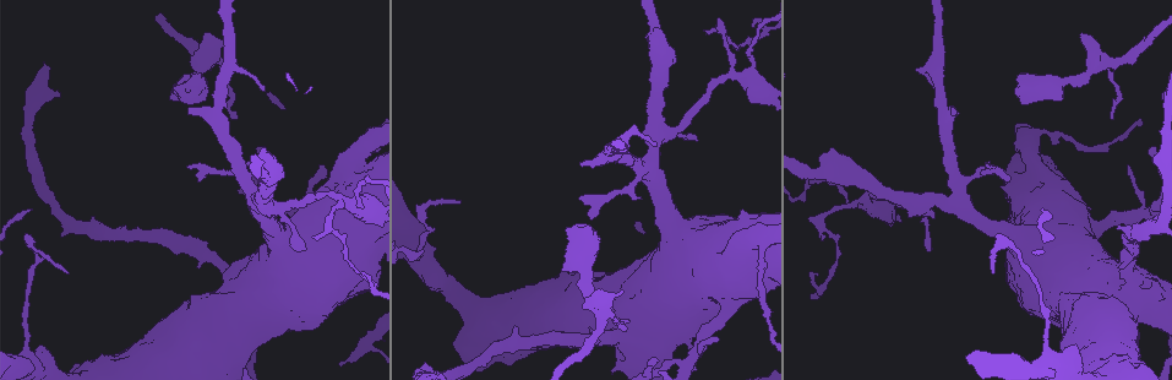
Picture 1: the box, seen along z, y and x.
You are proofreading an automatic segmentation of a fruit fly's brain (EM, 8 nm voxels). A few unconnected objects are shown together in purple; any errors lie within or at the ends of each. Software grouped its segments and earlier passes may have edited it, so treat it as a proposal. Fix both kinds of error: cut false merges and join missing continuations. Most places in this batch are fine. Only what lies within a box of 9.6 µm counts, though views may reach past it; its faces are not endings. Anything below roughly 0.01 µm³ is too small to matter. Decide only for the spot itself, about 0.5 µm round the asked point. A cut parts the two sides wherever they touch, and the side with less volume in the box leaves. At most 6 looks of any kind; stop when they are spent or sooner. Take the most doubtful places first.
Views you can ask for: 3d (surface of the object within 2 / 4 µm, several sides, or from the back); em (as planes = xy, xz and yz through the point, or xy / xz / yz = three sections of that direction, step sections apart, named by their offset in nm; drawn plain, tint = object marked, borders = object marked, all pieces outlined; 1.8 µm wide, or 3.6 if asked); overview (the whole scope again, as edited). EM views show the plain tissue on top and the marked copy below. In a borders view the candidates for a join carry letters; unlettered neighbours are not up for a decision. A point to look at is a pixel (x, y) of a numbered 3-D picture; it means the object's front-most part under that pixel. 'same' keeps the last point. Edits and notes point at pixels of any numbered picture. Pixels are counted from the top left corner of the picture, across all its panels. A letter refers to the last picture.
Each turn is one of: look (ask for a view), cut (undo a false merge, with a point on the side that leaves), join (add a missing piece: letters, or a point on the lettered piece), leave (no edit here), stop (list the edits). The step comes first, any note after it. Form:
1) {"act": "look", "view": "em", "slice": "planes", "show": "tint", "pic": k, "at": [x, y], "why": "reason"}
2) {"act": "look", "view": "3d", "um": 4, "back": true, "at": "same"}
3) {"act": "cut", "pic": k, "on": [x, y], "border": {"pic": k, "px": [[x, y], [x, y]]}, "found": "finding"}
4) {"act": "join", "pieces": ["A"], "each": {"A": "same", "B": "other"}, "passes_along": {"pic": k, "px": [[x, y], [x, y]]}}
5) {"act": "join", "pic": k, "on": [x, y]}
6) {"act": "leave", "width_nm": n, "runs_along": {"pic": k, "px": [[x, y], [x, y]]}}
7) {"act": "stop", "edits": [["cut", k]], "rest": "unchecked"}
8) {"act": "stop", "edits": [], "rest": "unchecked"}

{"act": "look", "view": "em", "slice": "xz", "step": 4, "show": "tint", "pic": 1, "at": [339, 200], "why": "four or more arms meet"}

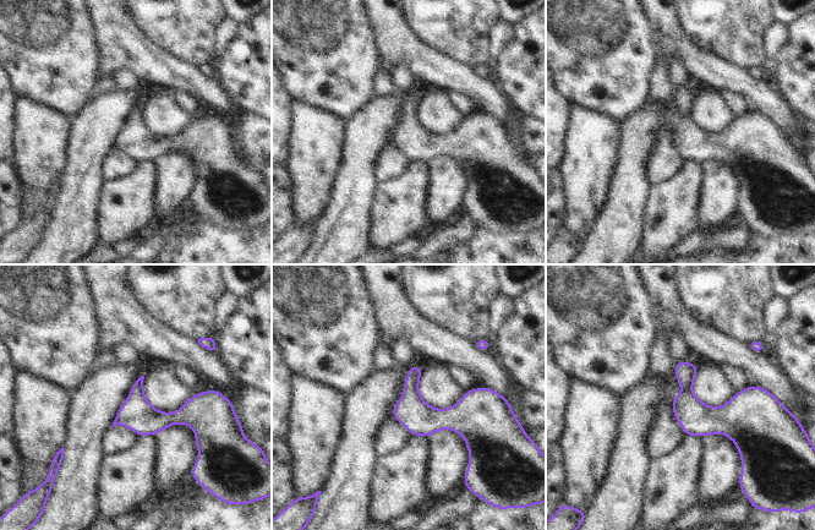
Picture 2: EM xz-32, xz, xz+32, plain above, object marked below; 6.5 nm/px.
{"act": "look", "view": "em", "slice": "planes", "show": "borders", "at": "same"}

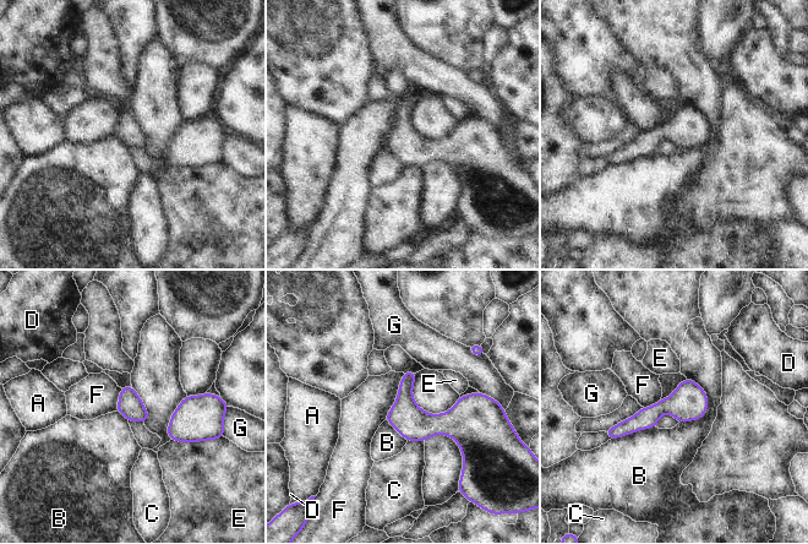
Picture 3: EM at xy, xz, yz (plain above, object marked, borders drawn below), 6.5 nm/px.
{"act": "leave", "each": {"A": "other", "B": "other", "C": "other", "D": "other", "E": "other", "F": "other", "G": "other"}, "runs_along": {"pic": 3, "px": [[704, 397], [664, 406], [610, 433]]}, "found": "all the same neuron"}

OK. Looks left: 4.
{"act": "look", "view": "3d", "um": 2, "pic": 1, "at": [296, 210], "why": "sharp bend"}

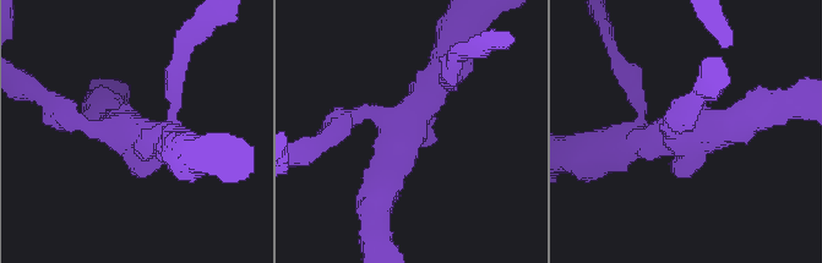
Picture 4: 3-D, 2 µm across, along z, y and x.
{"act": "look", "view": "em", "slice": "yz", "step": 8, "show": "borders", "pic": 4, "at": [134, 130]}

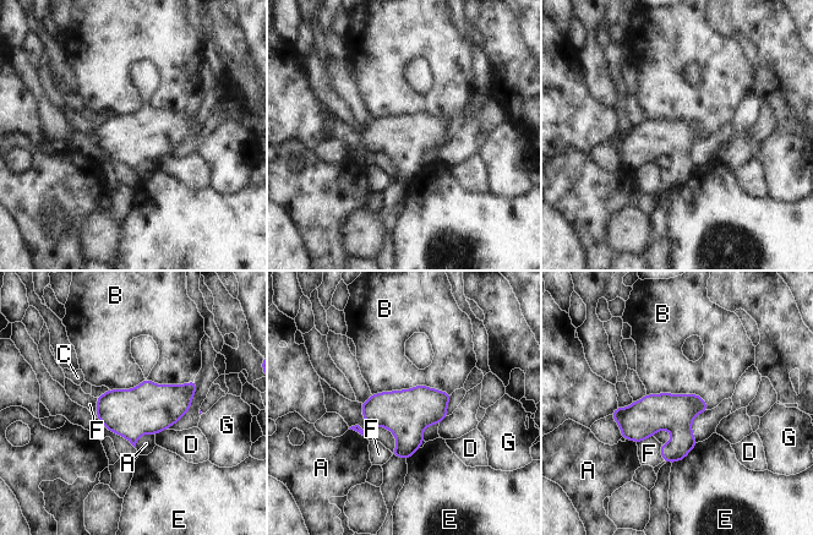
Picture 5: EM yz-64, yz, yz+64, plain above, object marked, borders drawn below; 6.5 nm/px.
{"act": "leave", "width_nm": 260, "longest_contact_nm": ["B", 550], "each": {"A": "other", "B": "other", "C": "other", "D": "other", "E": "other", "F": "other", "G": "other"}, "found": "continuous, no second neuron"}

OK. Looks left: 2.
{"act": "stop", "edits": [], "rest": "unchecked"}

